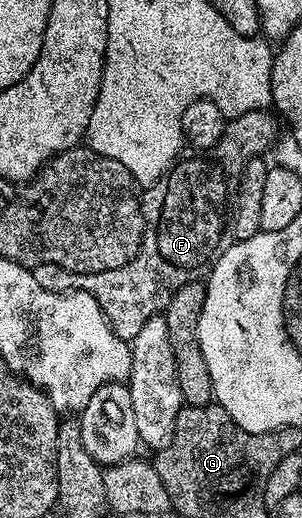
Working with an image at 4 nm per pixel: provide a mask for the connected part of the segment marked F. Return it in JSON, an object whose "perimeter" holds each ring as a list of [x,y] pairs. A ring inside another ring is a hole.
{"perimeter":[[[269,109],[249,110],[243,114],[233,115],[223,125],[222,134],[212,146],[201,152],[195,152],[196,154],[187,153],[179,157],[165,174],[161,174],[151,186],[141,191],[142,221],[146,224],[154,222],[154,230],[147,229],[143,233],[142,243],[126,265],[95,274],[73,274],[56,264],[40,264],[33,267],[36,284],[57,294],[76,290],[90,294],[106,314],[115,336],[127,340],[134,339],[136,332],[140,332],[140,328],[144,328],[144,324],[148,324],[150,318],[165,311],[174,293],[184,288],[184,284],[205,279],[213,270],[214,263],[228,242],[228,215],[232,210],[232,199],[238,193],[240,176],[250,161],[262,158],[265,150],[267,153],[279,137],[280,131],[273,117],[275,118],[275,115]]]}

